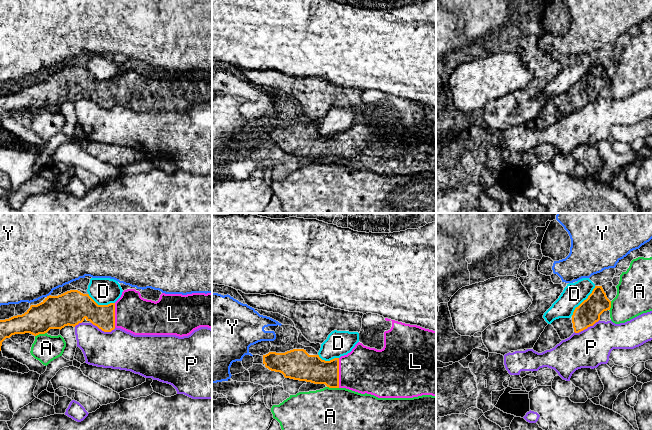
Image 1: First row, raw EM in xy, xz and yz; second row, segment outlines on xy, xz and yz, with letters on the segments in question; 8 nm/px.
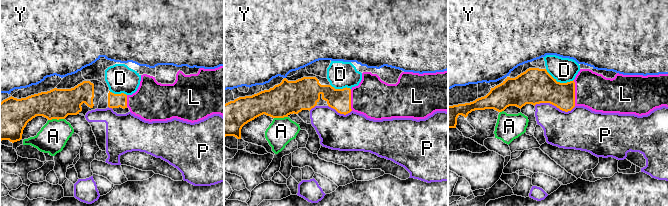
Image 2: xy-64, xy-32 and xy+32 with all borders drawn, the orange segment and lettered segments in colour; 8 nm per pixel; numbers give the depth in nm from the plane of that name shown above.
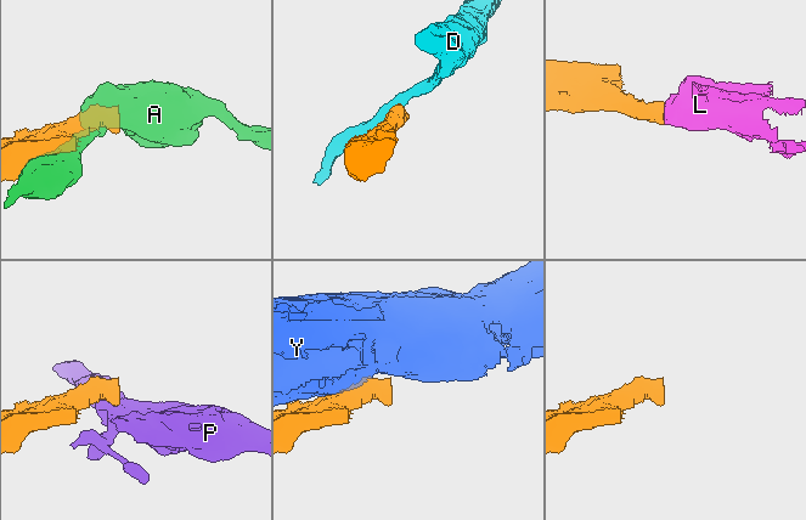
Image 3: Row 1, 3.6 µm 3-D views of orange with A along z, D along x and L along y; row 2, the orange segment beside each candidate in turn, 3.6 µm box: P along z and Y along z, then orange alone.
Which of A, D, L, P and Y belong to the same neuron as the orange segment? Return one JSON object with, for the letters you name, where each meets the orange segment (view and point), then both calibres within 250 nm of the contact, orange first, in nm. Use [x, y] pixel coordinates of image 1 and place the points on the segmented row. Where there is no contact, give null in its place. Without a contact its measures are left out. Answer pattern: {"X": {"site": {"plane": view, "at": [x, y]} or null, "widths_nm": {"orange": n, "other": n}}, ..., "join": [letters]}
{"L": {"site": {"plane": "xz", "at": [338, 373]}, "widths_nm": {"orange": 220, "other": 360}}, "join": ["L"]}

